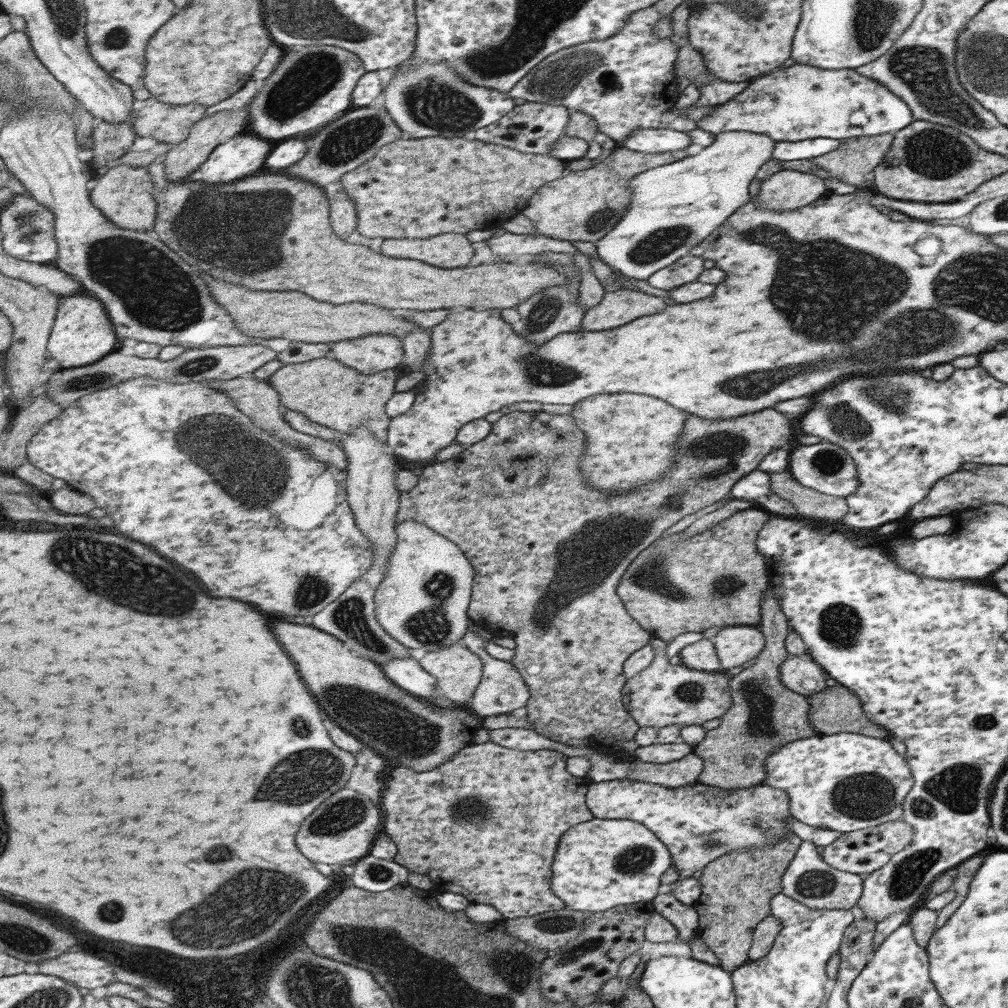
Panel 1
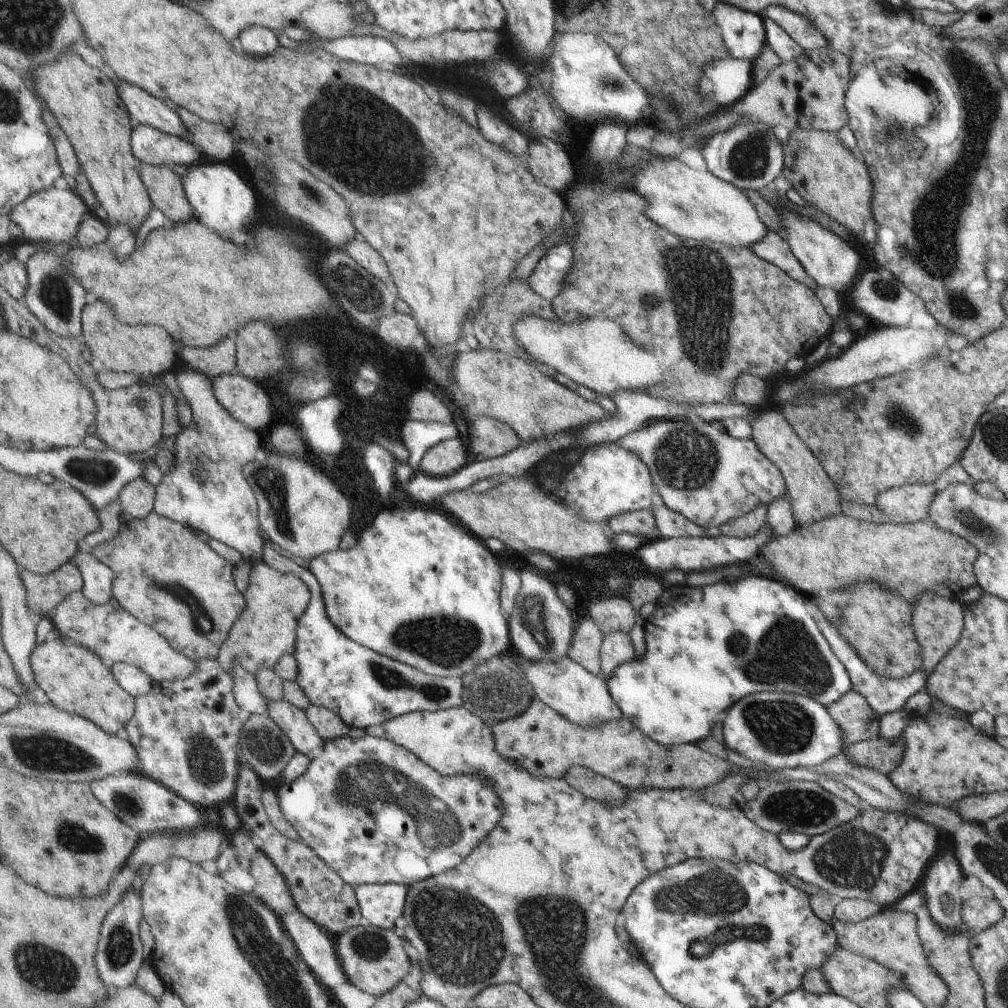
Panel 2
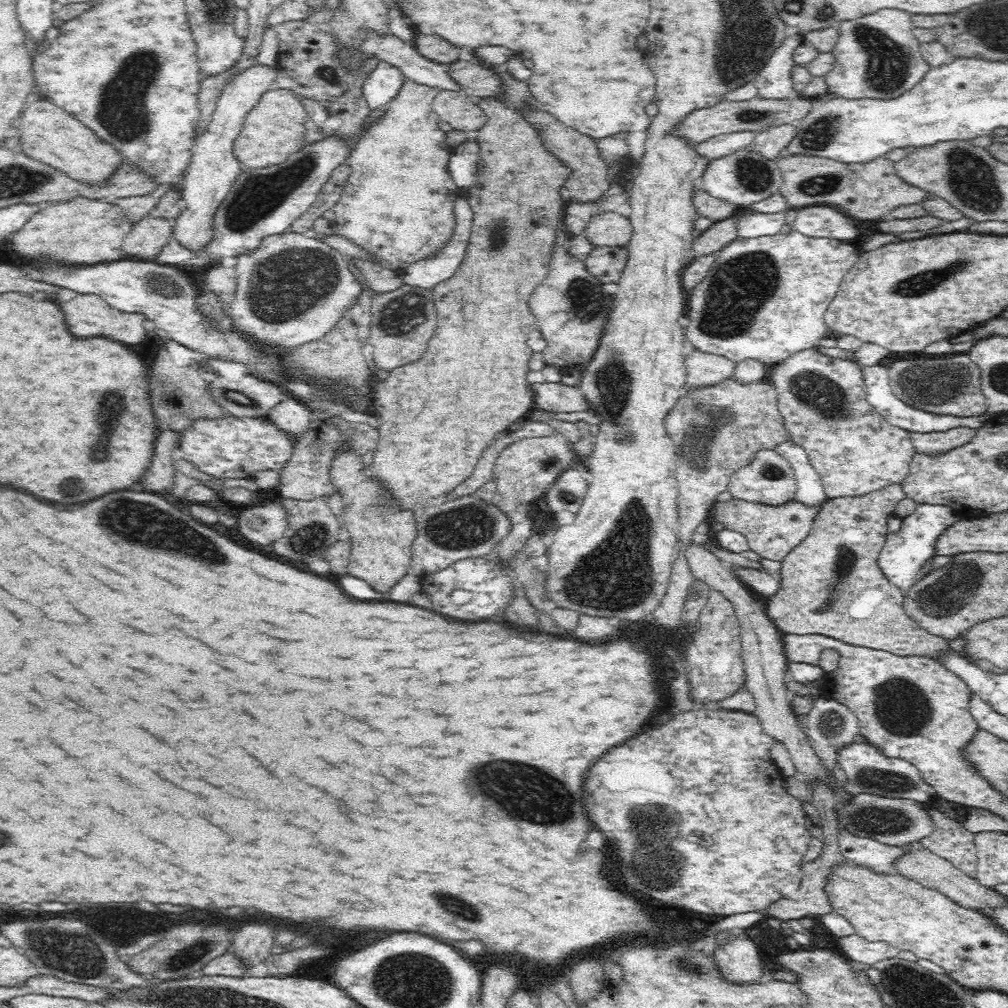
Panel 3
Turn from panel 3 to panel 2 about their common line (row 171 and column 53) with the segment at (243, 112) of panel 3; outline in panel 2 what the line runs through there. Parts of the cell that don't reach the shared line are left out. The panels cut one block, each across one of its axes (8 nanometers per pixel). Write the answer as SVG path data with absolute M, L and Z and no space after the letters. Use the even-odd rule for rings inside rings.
M56 187L42 190L23 202L11 214L14 222L20 226L24 237L32 243L56 242L67 246L78 236L82 224L92 213L89 204L76 191L76 189L60 189Z

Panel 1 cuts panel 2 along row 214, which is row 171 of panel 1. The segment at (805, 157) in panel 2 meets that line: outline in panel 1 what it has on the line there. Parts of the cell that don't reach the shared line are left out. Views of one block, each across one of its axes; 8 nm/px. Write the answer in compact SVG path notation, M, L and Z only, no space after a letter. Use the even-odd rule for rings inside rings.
M885 133L878 137L850 139L832 152L814 158L813 162L838 180L860 189L864 174L872 172L888 156L894 136L894 133Z

